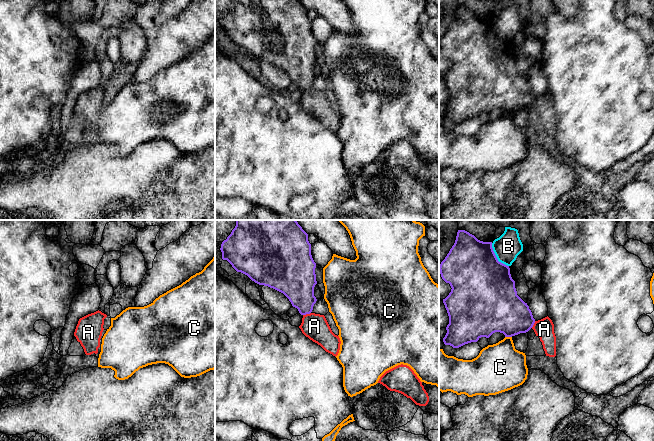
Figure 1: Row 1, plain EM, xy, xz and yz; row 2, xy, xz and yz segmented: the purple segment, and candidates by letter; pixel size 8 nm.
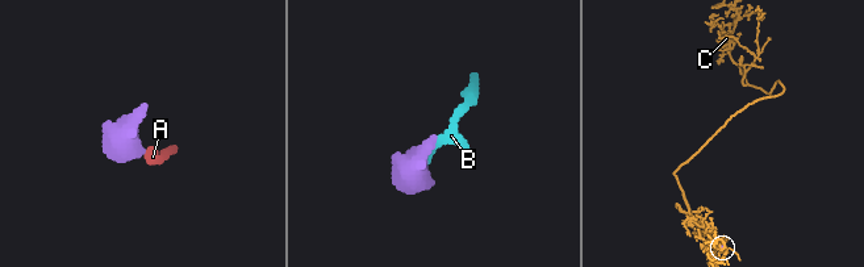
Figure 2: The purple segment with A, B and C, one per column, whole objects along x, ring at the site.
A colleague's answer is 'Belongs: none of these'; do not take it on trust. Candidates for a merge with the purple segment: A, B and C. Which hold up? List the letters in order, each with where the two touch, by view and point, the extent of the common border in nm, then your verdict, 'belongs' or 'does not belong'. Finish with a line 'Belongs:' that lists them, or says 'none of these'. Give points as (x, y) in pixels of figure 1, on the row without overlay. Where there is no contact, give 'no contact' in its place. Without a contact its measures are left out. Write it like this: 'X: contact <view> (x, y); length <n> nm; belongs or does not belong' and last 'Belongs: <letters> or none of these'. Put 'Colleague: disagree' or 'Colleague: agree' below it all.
A: contact xz (306, 89); length 70 nm; belongs
B: contact yz (496, 33); length 240 nm; does not belong
C: contact yz (508, 112); length 60 nm; does not belong
Belongs: A
Colleague: disagree

